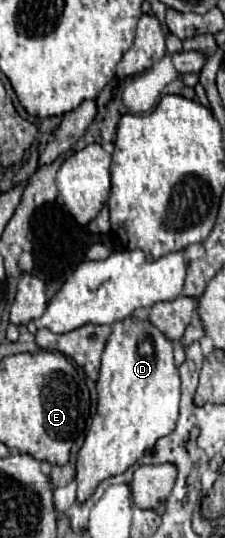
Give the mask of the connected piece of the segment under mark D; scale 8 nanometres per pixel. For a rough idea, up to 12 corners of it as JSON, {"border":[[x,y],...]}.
{"border":[[115,322],[77,454],[81,504],[175,430],[181,378],[151,322]]}

